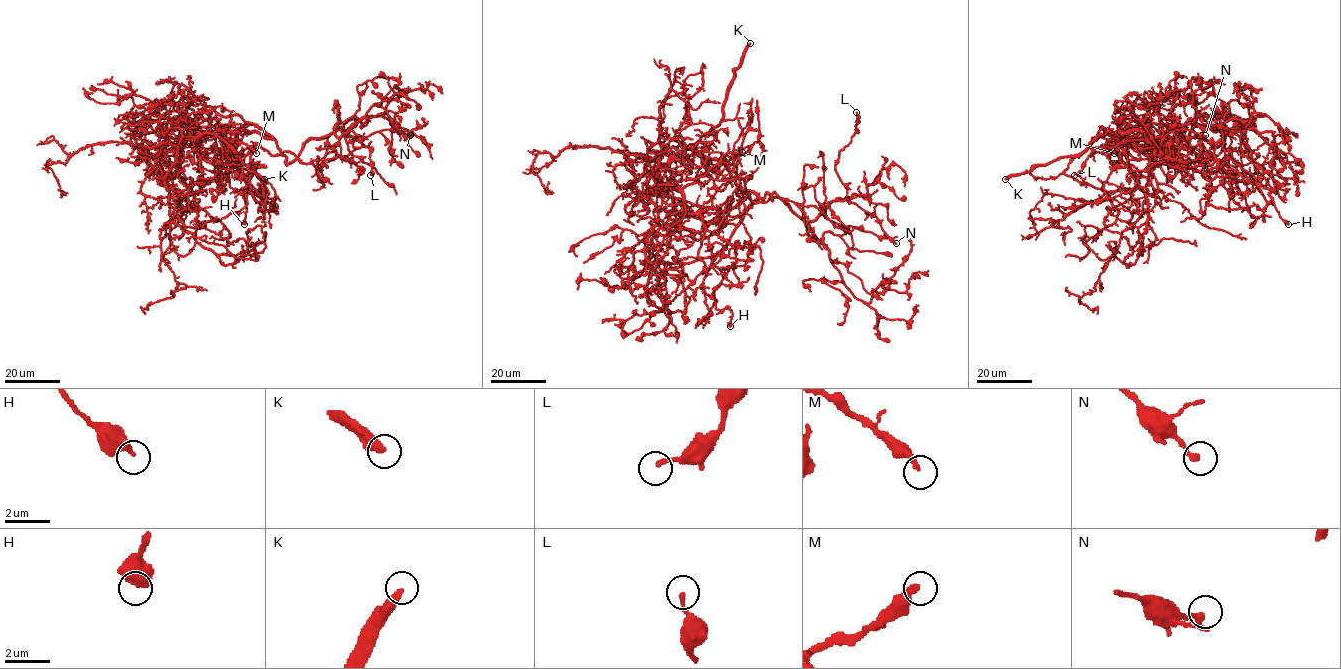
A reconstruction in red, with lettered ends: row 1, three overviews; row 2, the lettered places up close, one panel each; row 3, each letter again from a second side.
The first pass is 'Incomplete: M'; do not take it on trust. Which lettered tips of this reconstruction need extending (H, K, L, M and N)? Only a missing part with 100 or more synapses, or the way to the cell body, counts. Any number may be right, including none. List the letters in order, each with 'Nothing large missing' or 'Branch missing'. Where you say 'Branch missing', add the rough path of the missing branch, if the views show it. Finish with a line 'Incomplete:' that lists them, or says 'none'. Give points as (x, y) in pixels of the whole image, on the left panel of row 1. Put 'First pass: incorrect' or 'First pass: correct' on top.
First pass: incorrect
H: Nothing large missing
K: Branch missing. Course of what is missing: (264, 179), (265, 188), (253, 199)
L: Nothing large missing
M: Branch missing. Course of what is missing: (256, 153), (250, 168), (253, 173), (256, 171), (255, 164), (248, 178), (240, 174), (229, 178)
N: Nothing large missing
Incomplete: K, M

